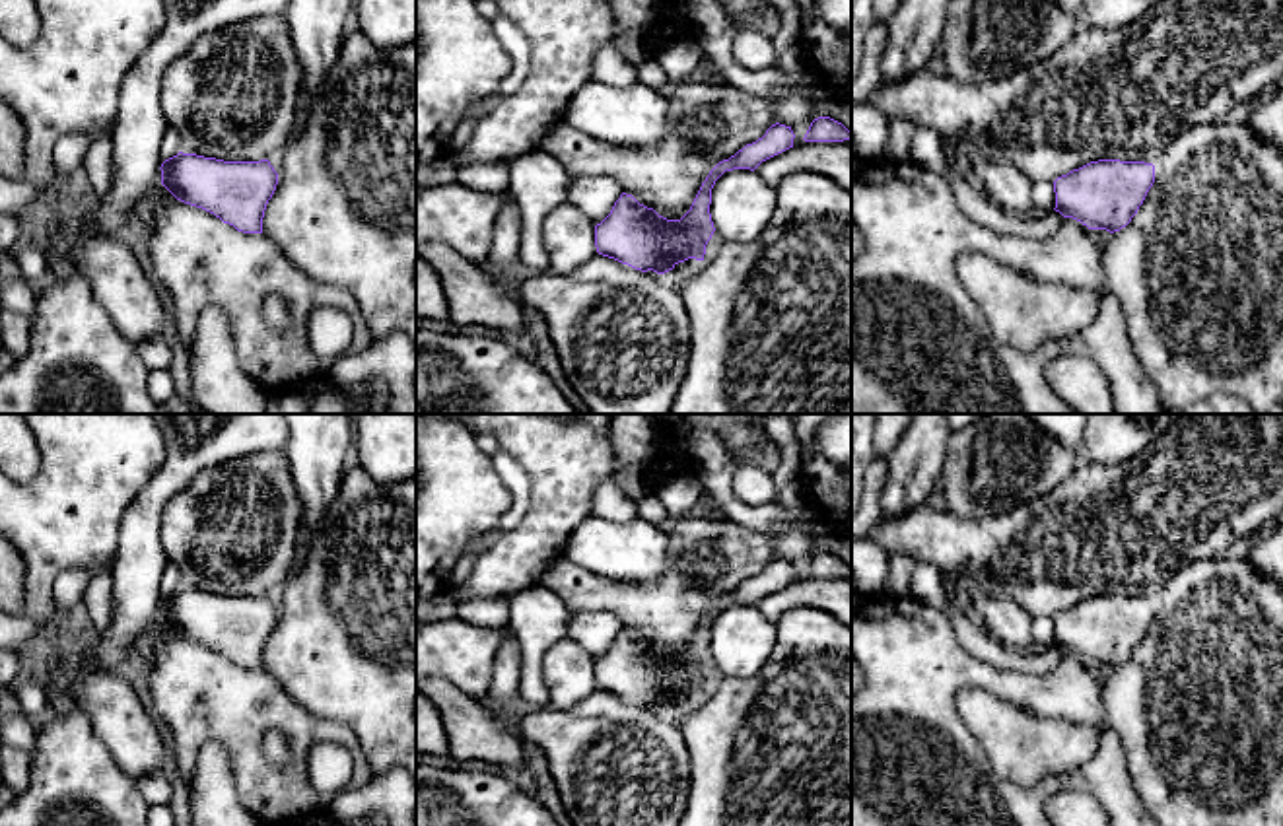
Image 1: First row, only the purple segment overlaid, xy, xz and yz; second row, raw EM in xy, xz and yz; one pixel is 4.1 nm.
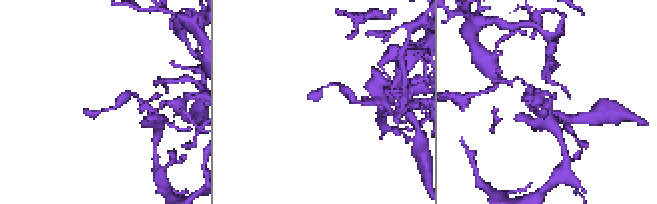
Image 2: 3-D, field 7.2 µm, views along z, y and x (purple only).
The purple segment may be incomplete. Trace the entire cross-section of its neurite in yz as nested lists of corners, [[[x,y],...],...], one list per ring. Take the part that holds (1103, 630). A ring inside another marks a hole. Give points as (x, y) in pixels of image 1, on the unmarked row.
[[[1176,414],[1162,437],[1129,461],[1096,465],[1081,455],[1067,480],[1013,511],[964,519],[923,503],[898,517],[881,517],[867,540],[886,554],[929,562],[953,579],[968,573],[986,595],[1019,604],[1030,618],[1052,616],[1056,647],[1114,669],[1137,649],[1155,618],[1155,601],[1182,568],[1256,536],[1281,513],[1283,414]]]

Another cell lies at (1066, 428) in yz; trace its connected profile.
[[[1024,414],[1044,433],[1052,435],[1063,447],[1083,455],[1083,433],[1089,414]]]

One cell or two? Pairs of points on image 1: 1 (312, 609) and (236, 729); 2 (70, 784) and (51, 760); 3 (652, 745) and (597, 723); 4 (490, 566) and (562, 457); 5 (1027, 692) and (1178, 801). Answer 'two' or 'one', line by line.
1: two
2: one
3: one
4: one
5: two

